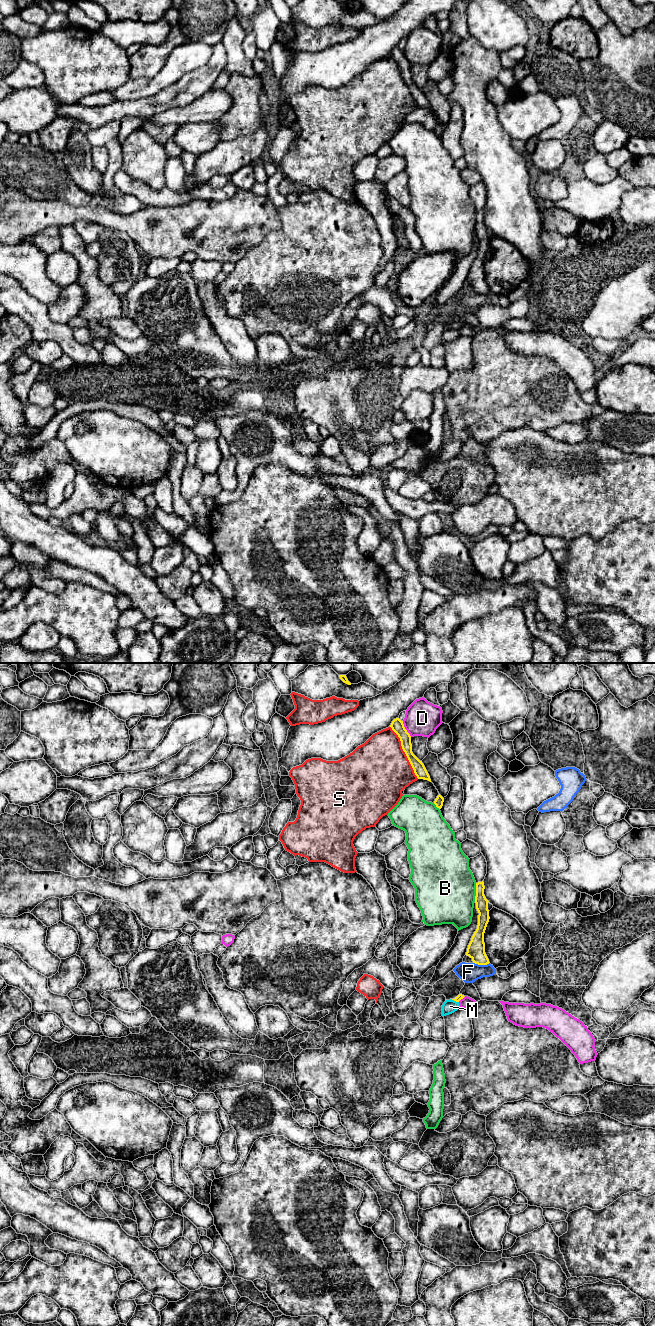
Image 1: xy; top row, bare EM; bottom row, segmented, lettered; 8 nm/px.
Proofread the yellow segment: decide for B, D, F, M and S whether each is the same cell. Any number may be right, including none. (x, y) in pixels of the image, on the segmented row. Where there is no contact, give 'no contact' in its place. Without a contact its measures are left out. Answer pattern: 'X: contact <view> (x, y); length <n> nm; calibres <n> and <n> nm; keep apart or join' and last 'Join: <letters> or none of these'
B: contact xy (476, 892); length 150 nm; calibres 100 and 500 nm; keep apart
D: contact xy (405, 729); length 150 nm; calibres 100 and 280 nm; keep apart
F: contact xy (481, 964); length 140 nm; calibres 140 and 160 nm; keep apart
M: contact xy (455, 1000); length 70 nm; calibres 50 and 110 nm; keep apart
S: contact xy (404, 751); length 480 nm; calibres 100 and 480 nm; keep apart
Join: none of these

